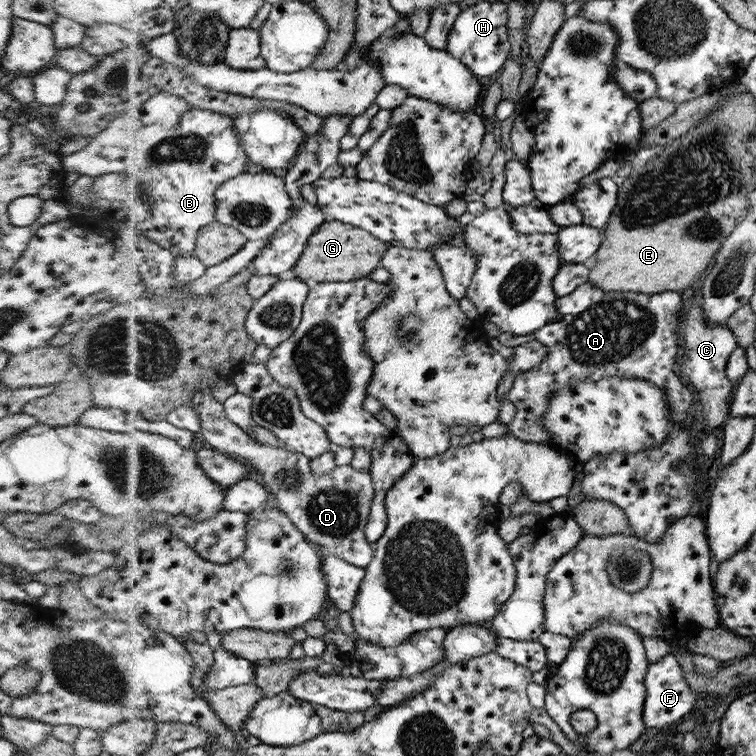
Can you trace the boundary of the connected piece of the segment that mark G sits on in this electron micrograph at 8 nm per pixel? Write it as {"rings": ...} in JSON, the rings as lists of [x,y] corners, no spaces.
{"rings":[[[328,220],[310,237],[307,249],[292,274],[312,285],[361,280],[380,266],[389,246],[373,232],[341,220]]]}

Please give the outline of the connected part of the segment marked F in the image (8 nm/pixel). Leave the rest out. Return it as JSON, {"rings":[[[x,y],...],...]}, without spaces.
{"rings":[[[670,652],[648,668],[648,708],[643,708],[643,720],[648,720],[648,728],[667,730],[690,712],[698,693],[685,681],[679,660]]]}

